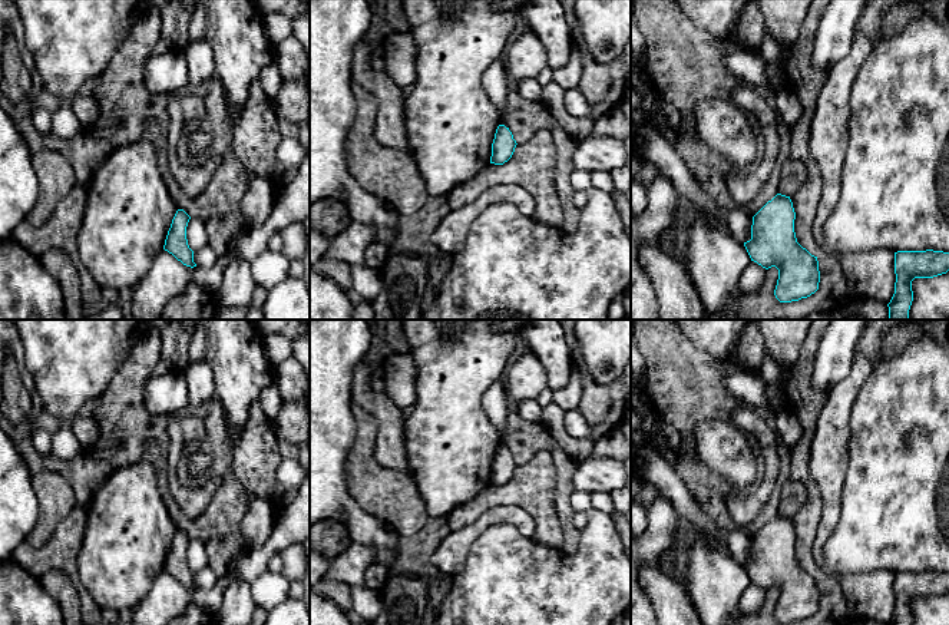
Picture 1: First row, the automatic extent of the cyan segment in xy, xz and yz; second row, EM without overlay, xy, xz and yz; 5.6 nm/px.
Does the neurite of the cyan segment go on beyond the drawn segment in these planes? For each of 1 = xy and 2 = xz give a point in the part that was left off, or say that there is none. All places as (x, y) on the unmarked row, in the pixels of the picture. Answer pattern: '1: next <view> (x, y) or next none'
1: next none
2: next none

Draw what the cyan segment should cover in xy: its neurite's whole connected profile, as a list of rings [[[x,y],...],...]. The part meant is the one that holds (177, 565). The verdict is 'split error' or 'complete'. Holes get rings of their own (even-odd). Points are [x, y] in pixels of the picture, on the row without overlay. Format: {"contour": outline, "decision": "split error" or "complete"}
{"contour": [[[183,530],[176,532],[163,571],[172,575],[183,586],[194,589],[196,588],[194,583],[194,572],[189,569],[186,560],[186,548],[189,540],[191,538]]], "decision": "complete"}

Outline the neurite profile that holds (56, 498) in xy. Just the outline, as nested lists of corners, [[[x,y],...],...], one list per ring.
[[[53,470],[32,474],[32,487],[39,503],[37,522],[26,542],[33,548],[44,546],[56,526],[79,505],[69,482]]]

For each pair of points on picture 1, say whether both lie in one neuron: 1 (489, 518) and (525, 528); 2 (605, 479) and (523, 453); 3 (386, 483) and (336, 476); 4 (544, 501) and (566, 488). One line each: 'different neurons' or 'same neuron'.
1: same neuron
2: different neurons
3: different neurons
4: different neurons

